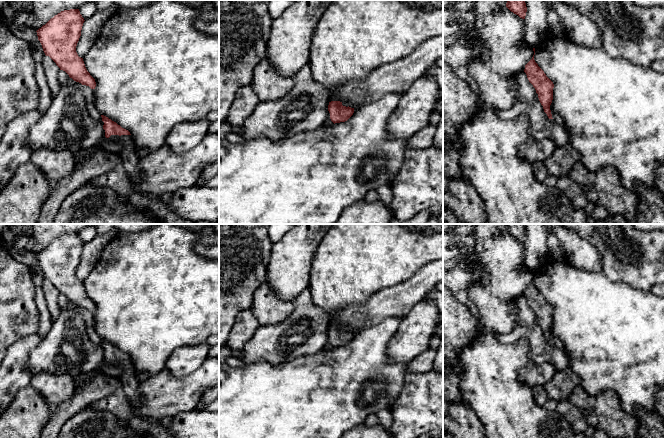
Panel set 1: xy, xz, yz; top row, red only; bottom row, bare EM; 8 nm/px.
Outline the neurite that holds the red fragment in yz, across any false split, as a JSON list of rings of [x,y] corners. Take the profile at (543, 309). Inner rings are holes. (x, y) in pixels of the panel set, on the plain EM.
[[[534,279],[532,283],[525,289],[524,296],[526,297],[529,306],[535,312],[544,336],[547,338],[549,343],[553,343],[550,329],[553,324],[554,308],[535,286]]]

